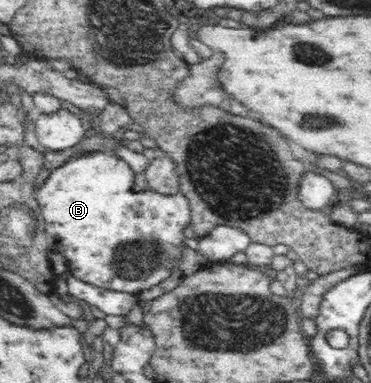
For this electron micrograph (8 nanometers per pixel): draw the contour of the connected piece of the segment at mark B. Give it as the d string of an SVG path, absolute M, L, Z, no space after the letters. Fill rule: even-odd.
M112 151L91 152L79 158L72 158L58 168L54 168L40 189L37 190L35 198L39 203L39 210L42 213L42 219L44 219L47 236L53 239L52 250L58 251L58 253L66 257L68 273L84 283L103 290L112 290L139 296L141 291L146 291L146 289L162 283L166 277L170 277L172 269L178 267L180 255L182 255L183 248L186 247L187 238L184 235L184 227L188 227L188 223L191 223L191 213L186 197L180 194L180 192L176 195L161 195L158 192L148 189L135 191L134 185L136 185L136 181L134 181L134 176L135 172L124 161L116 159Z

